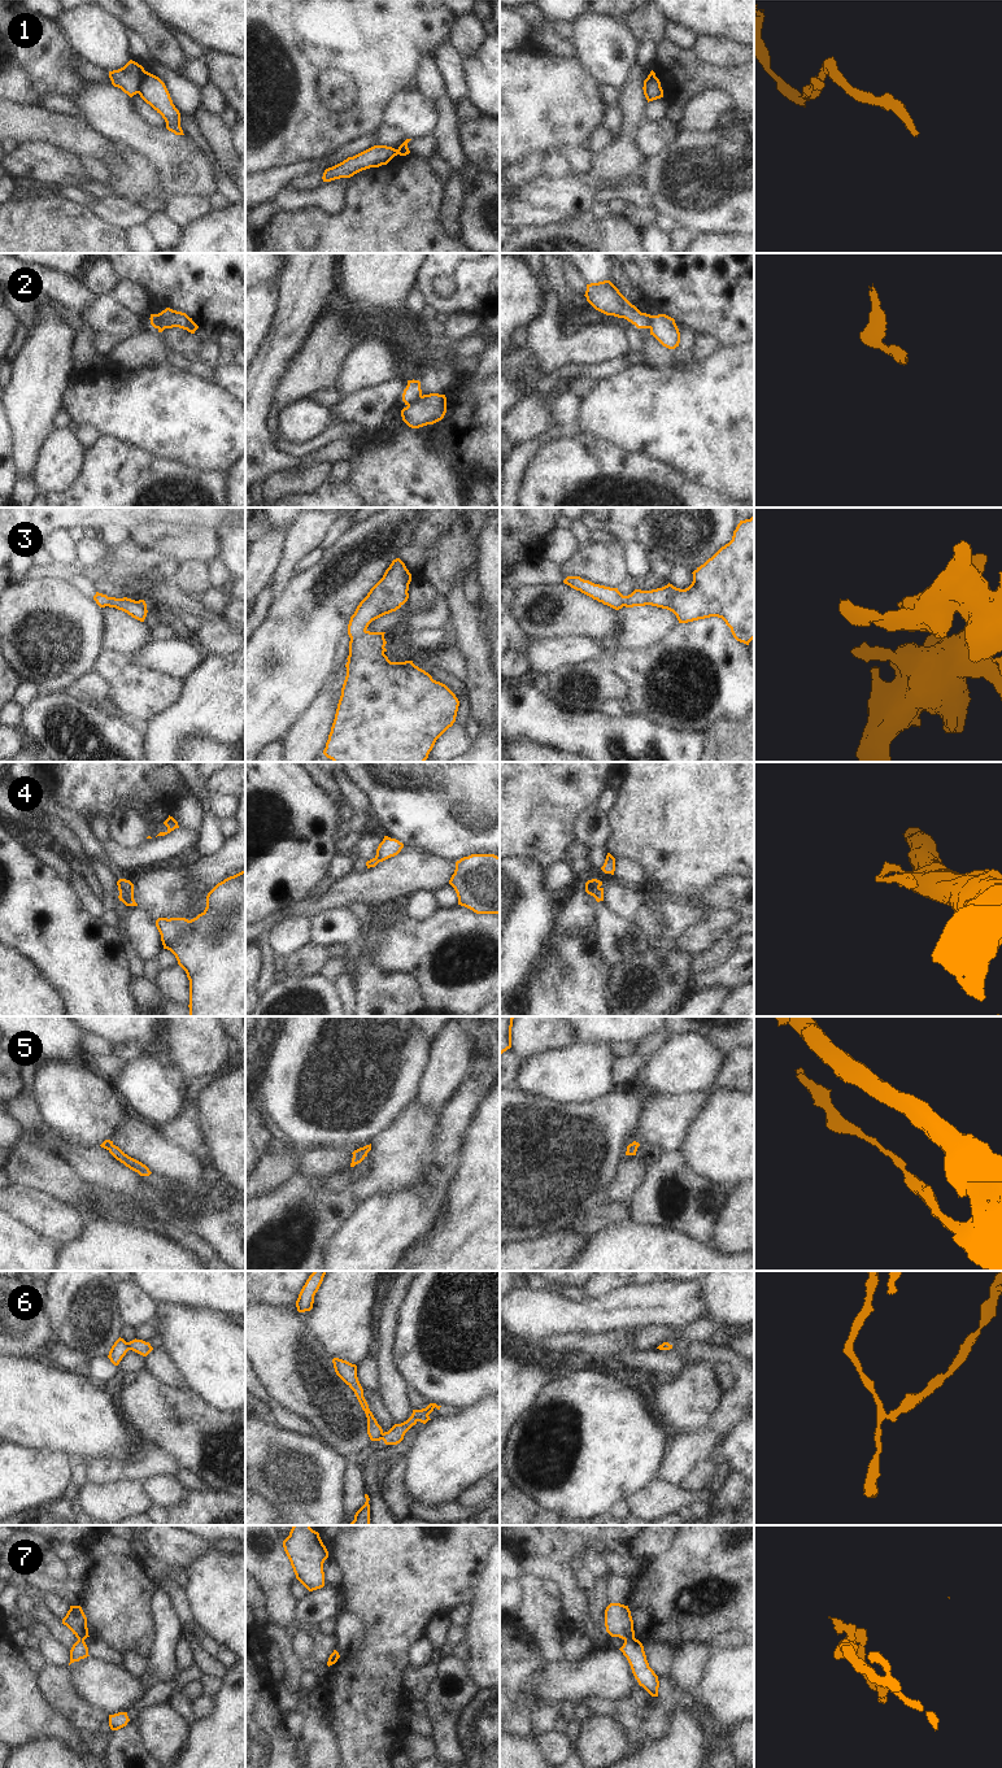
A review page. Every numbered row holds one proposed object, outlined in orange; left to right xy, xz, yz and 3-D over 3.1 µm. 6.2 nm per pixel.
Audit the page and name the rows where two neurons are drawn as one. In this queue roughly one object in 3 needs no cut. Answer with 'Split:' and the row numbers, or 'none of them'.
Split: 1, 2, 4, 6, 7

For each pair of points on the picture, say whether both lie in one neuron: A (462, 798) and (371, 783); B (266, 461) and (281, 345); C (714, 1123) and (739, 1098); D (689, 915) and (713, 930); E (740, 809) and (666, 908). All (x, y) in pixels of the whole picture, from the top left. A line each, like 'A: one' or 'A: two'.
A: one
B: one
C: one
D: two
E: two

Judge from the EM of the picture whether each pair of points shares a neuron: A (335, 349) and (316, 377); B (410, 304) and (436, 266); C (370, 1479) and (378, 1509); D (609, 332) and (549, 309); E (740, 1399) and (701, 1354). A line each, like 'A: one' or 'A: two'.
A: one
B: two
C: one
D: one
E: one

